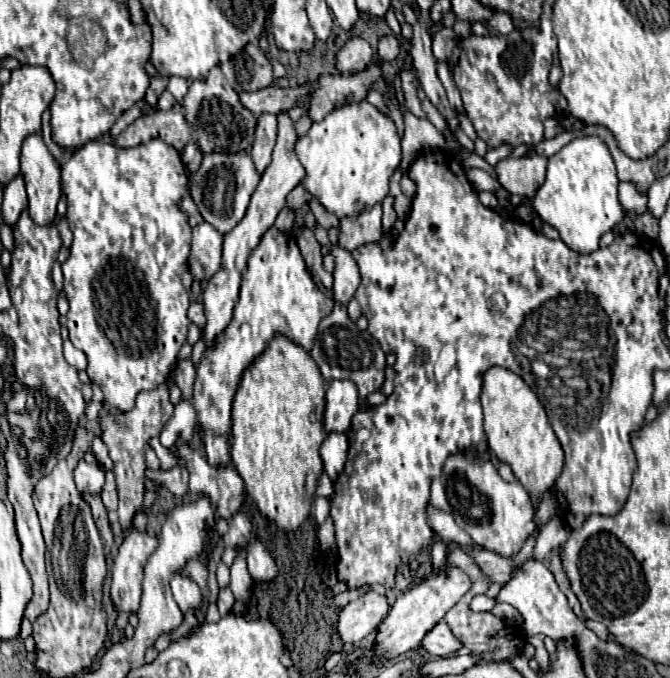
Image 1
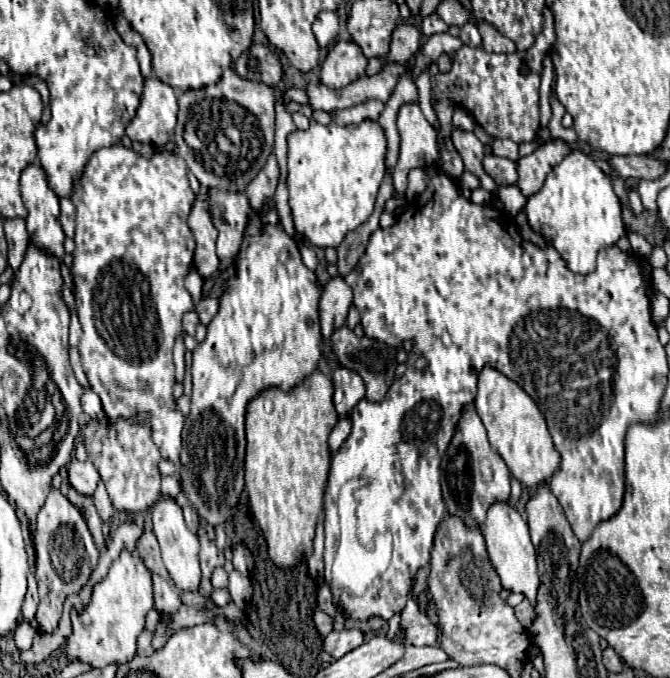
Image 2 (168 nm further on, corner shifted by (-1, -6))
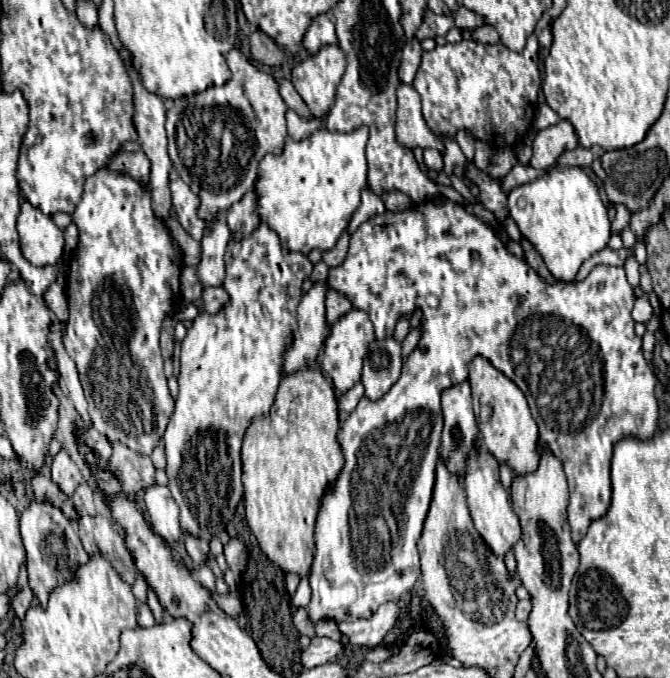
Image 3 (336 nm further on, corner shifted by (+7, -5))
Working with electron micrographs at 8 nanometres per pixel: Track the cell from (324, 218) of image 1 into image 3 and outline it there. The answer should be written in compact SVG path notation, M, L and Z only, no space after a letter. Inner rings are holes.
M343 233L333 249L323 251L323 263L327 267L337 267L339 263L345 261L345 255L347 255L347 249L349 249L349 239L351 239L351 235L349 233Z

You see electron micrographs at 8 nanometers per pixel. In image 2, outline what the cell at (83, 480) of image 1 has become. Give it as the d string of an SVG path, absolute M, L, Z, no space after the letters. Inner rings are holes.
M77 458L71 460L71 464L67 466L69 470L69 484L79 492L79 494L85 494L85 496L91 496L97 488L97 482L101 480L99 478L99 472L97 468L93 466L91 460L87 462L81 462Z

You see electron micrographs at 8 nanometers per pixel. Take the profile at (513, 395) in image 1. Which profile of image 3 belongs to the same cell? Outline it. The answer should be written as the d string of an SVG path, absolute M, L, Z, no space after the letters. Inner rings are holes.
M477 355L471 363L469 383L473 389L475 419L485 449L489 449L499 463L507 463L517 475L527 475L535 471L535 467L539 465L539 433L523 391L481 355Z

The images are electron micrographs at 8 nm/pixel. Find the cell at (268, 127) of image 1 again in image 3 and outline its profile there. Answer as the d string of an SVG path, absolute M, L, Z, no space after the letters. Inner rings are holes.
M255 191L247 193L239 203L235 203L235 207L227 211L225 219L233 239L249 237L255 227L259 227L259 217L255 215Z

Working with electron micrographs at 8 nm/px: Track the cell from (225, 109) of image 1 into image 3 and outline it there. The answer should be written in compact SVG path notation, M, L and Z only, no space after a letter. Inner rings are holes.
M231 49L229 51L229 55L233 55L233 65L231 65L231 71L233 71L233 77L223 85L223 87L219 87L219 89L207 89L205 93L197 93L197 95L189 95L189 97L181 97L181 99L175 99L173 103L171 103L171 107L167 109L167 137L169 137L169 157L171 157L171 161L173 161L173 167L175 167L175 171L179 173L179 177L187 183L187 185L191 185L191 189L199 195L199 199L201 199L201 207L199 207L199 219L203 219L203 221L207 221L207 223L211 223L211 221L217 221L217 219L221 219L223 215L225 215L225 211L233 205L233 203L237 203L245 193L249 193L251 189L253 189L253 185L255 185L255 179L257 179L257 165L259 165L259 159L263 157L263 155L267 155L267 153L273 153L273 155L279 155L281 151L283 151L283 143L285 143L285 139L287 139L287 129L285 129L285 111L287 111L287 105L283 103L283 99L281 99L281 95L279 95L279 87L277 87L277 83L275 83L275 79L273 79L273 75L269 75L269 73L265 73L263 69L259 69L253 61L251 61L251 57L249 55L245 55L241 49ZM225 135L227 135L227 139L231 139L231 147L227 149L229 153L225 155L221 149L223 149L223 139L225 139Z

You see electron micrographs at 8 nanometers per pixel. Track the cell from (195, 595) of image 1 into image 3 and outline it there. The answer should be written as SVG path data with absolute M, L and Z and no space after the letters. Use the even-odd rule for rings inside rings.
M157 483L147 487L145 505L149 521L153 523L155 531L173 547L175 541L181 537L181 527L179 527L179 507L171 497L169 487Z

